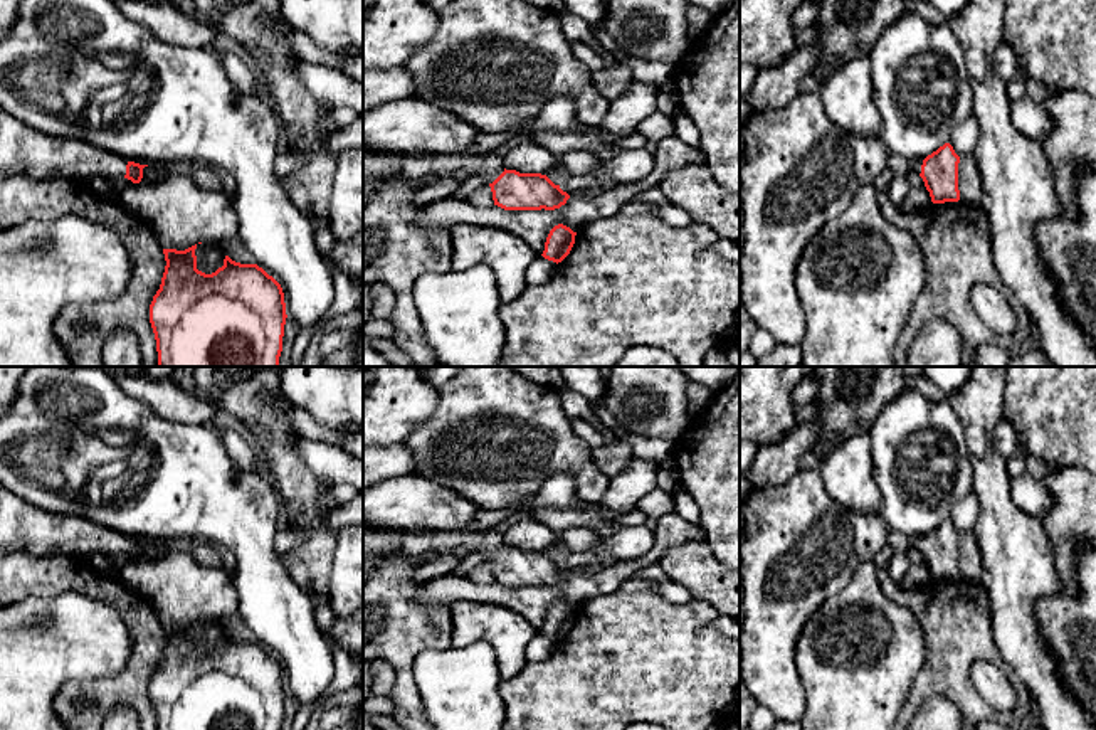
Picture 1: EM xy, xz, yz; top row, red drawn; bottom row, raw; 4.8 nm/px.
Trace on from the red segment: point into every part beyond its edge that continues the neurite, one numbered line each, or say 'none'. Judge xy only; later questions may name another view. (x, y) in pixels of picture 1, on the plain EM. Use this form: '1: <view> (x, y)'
1: xy (27, 528)

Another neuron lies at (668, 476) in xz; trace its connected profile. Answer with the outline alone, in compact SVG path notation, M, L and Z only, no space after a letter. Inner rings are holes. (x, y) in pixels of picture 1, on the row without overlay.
M666 464L657 469L657 488L671 495L681 488L681 474L674 464Z

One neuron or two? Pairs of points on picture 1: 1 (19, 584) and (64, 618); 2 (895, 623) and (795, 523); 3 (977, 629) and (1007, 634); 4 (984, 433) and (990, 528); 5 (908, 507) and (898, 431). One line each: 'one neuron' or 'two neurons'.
1: two neurons
2: two neurons
3: two neurons
4: one neuron
5: one neuron

